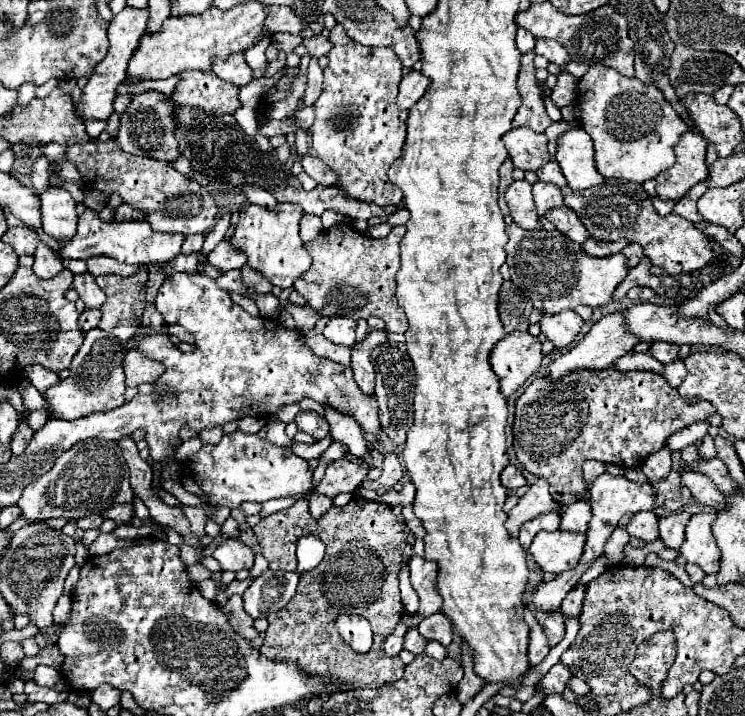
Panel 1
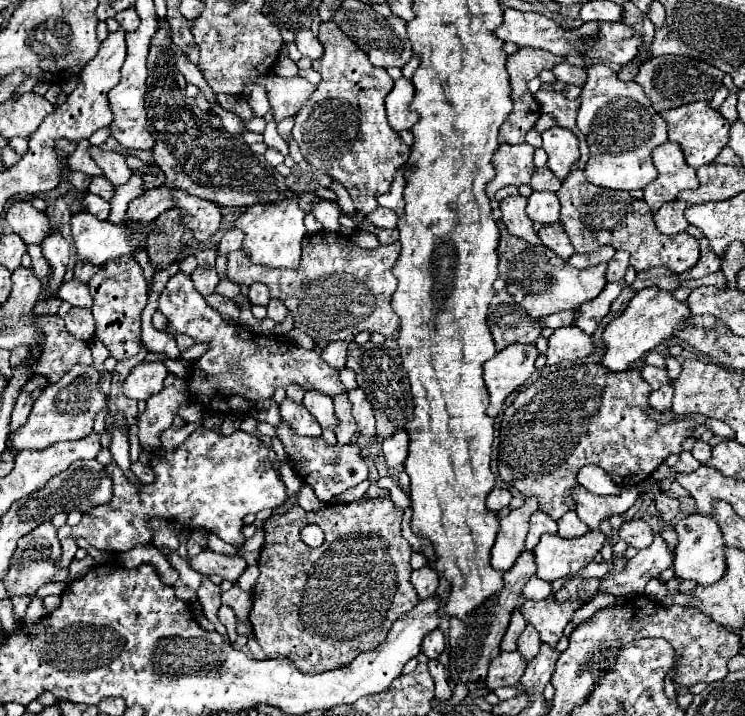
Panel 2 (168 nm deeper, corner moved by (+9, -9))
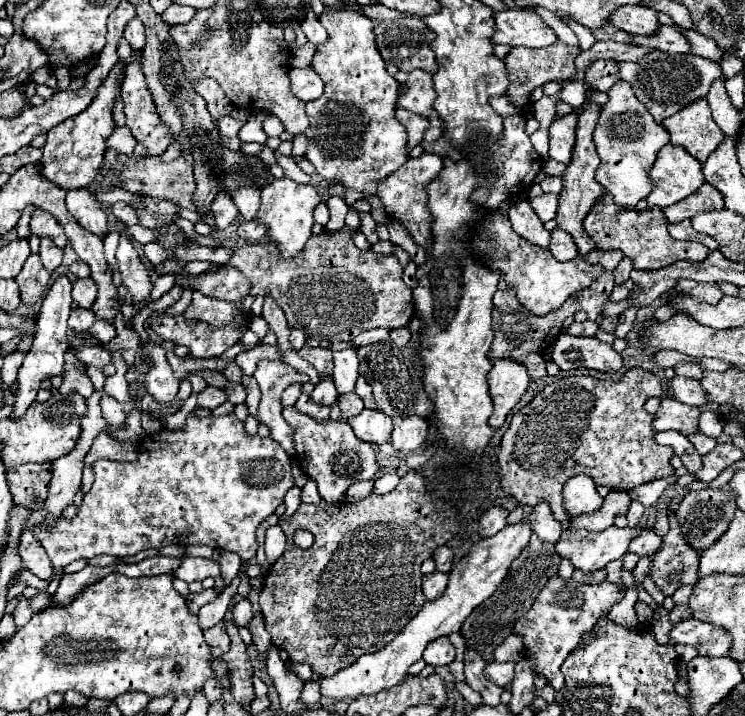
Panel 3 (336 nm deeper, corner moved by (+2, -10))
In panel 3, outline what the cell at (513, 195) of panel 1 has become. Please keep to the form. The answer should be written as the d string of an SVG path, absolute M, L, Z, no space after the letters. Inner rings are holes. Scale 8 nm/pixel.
M519 201L509 209L509 221L513 225L513 231L519 233L523 239L547 249L549 247L549 231L543 227L541 219L535 215L529 201Z

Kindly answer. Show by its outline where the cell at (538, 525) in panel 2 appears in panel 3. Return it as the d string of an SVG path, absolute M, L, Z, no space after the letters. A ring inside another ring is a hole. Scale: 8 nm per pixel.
M545 501L537 503L533 507L533 511L529 513L529 523L533 527L533 531L543 539L543 541L551 541L551 543L557 543L559 537L561 537L561 523L553 519L551 511L549 511L549 505Z

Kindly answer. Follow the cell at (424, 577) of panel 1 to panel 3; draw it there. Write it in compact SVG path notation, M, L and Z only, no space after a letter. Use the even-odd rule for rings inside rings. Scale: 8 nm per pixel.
M429 573L429 575L423 575L423 593L427 599L437 599L445 593L447 589L447 575L445 573Z

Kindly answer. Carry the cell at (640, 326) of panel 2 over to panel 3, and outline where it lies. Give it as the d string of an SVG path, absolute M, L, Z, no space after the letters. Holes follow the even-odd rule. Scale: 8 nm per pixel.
M685 279L685 281L677 283L675 289L677 289L677 291L683 291L683 293L687 293L687 295L699 297L701 301L713 303L713 305L717 305L717 303L721 301L721 297L723 297L723 291L721 291L717 285L713 285L713 283L697 283L697 281Z

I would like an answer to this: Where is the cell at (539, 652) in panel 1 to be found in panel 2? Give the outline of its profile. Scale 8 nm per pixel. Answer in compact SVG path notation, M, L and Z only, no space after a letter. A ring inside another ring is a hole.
M518 650L500 652L498 658L494 658L494 662L490 662L486 686L490 690L502 688L502 686L514 686L520 682L526 666L528 666L528 662L522 660L522 654L518 654Z

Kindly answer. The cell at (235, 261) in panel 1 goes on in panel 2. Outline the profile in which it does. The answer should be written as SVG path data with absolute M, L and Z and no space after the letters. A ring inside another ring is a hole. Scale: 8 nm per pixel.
M232 228L232 230L228 230L228 232L222 236L216 252L226 256L226 254L230 254L230 252L234 252L234 250L240 250L242 240L244 240L244 234L242 234L238 228Z

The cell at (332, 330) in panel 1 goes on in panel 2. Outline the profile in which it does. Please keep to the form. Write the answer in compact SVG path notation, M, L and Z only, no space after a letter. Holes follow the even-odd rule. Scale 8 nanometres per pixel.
M334 340L334 342L328 342L326 346L322 346L320 354L322 354L322 360L328 362L330 366L344 368L346 350L348 350L348 342L346 340Z

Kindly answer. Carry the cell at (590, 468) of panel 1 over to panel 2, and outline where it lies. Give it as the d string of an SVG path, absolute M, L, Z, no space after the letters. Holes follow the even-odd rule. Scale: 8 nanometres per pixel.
M584 466L580 472L578 472L578 482L580 482L580 486L584 486L584 488L588 488L590 492L594 492L594 494L620 494L622 492L622 488L618 488L612 480L610 480L610 476L606 476L604 472L602 472L602 468L598 468L598 466Z

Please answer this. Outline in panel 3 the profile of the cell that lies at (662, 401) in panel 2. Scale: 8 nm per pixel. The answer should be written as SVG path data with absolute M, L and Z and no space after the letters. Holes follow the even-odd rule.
M663 397L661 407L659 407L659 411L655 413L655 419L653 419L653 431L659 433L659 431L675 429L683 435L689 435L689 431L691 433L697 431L699 415L701 415L701 411L697 407L683 405L683 403L677 403L675 399Z

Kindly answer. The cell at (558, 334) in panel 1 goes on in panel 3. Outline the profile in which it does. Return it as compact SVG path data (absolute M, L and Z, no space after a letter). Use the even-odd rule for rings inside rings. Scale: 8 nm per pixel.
M561 333L553 343L553 361L561 371L573 369L597 369L605 373L617 373L623 365L621 355L595 337L573 337Z

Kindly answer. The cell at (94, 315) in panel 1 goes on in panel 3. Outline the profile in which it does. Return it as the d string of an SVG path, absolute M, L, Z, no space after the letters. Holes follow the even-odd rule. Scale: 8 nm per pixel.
M77 307L77 309L71 311L69 327L71 327L73 331L85 331L85 329L89 329L93 323L95 323L95 315L93 315L91 309L81 309L81 307Z

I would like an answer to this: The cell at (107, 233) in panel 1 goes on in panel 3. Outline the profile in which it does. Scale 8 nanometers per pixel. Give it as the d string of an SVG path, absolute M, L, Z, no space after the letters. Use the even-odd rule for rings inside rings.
M73 189L67 191L67 209L69 213L79 221L79 225L95 235L103 235L109 231L107 227L107 215L103 213L99 201L95 199L95 193L87 189Z

